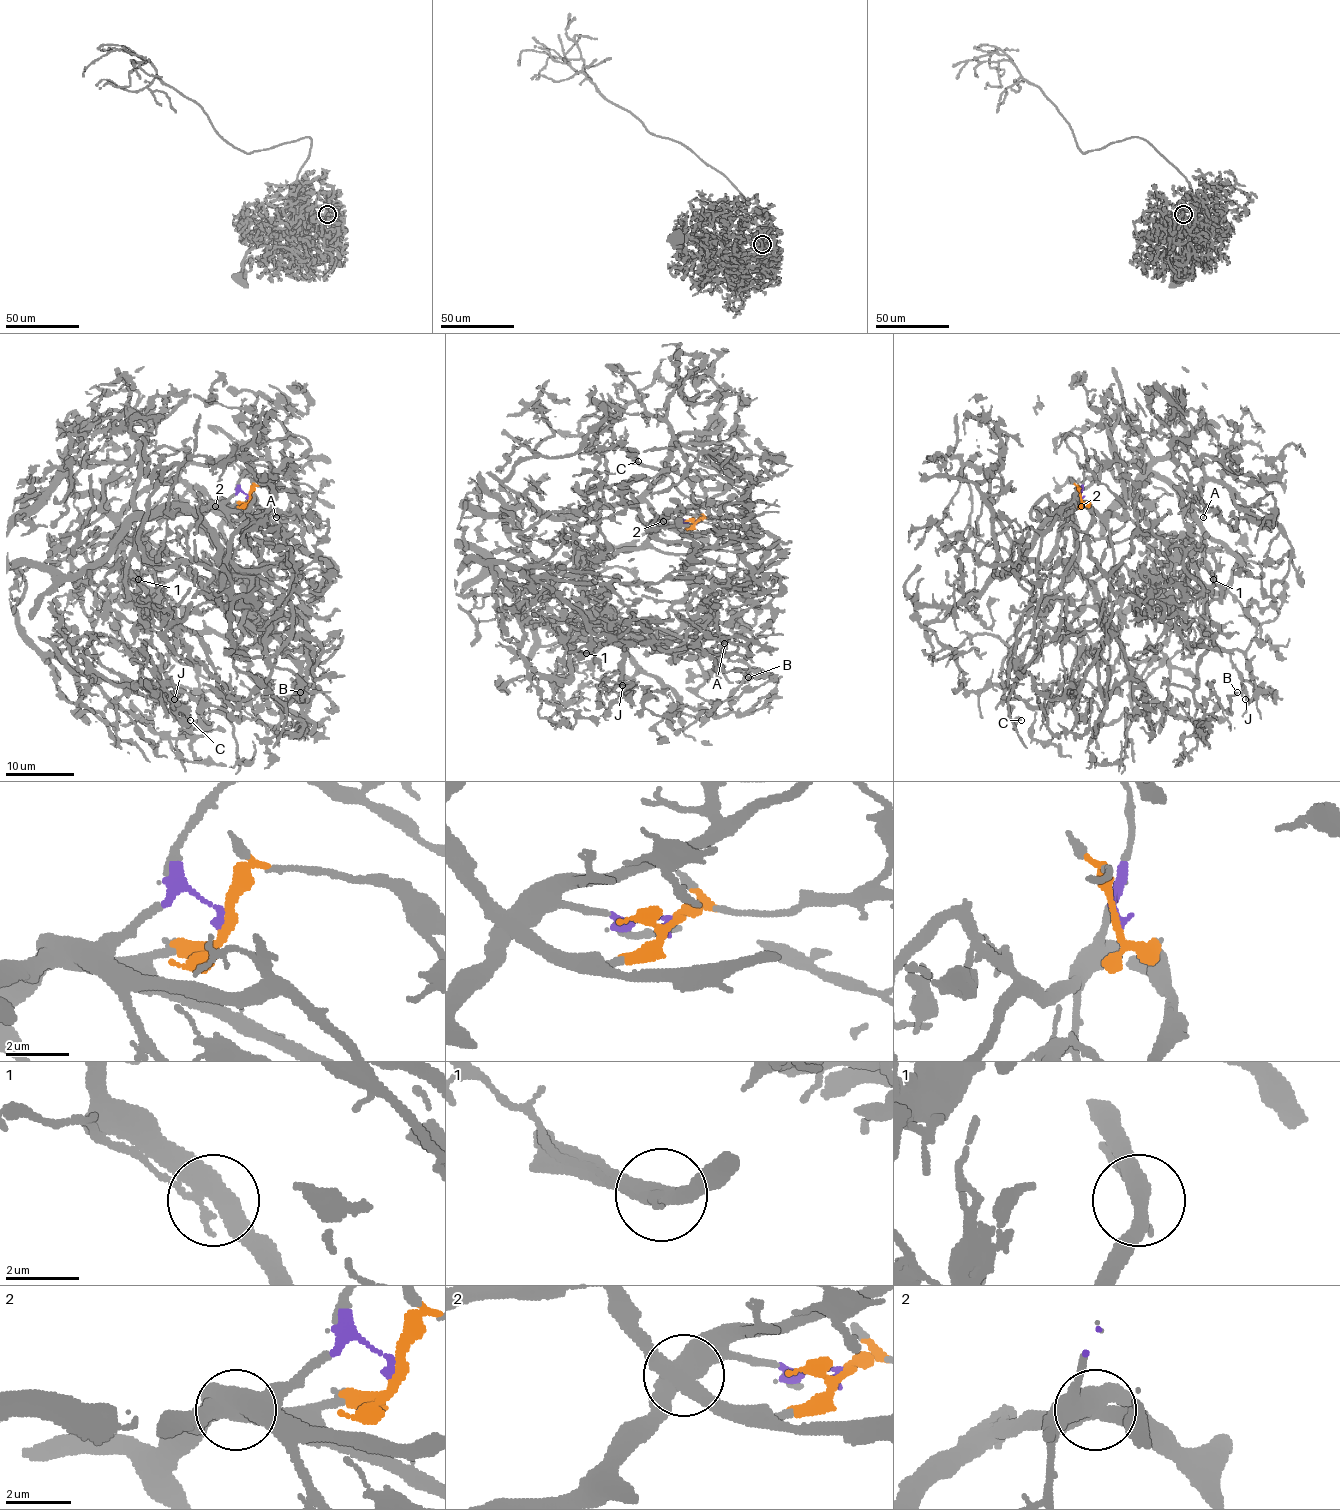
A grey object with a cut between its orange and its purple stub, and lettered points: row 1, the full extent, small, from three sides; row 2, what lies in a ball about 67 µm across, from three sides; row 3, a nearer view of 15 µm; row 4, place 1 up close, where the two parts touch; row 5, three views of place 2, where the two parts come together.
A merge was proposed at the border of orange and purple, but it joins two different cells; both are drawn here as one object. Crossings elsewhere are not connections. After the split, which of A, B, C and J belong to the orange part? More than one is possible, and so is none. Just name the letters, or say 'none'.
A, B, C, J

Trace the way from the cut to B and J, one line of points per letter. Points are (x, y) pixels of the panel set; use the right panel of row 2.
B: (1081, 497), (1116, 591), (1165, 600), (1188, 648), (1208, 636), (1196, 725), (1213, 694), (1230, 713), (1237, 693)
J: (1081, 497), (1090, 555), (1116, 591), (1165, 600), (1188, 648), (1210, 634), (1203, 627), (1246, 699)

